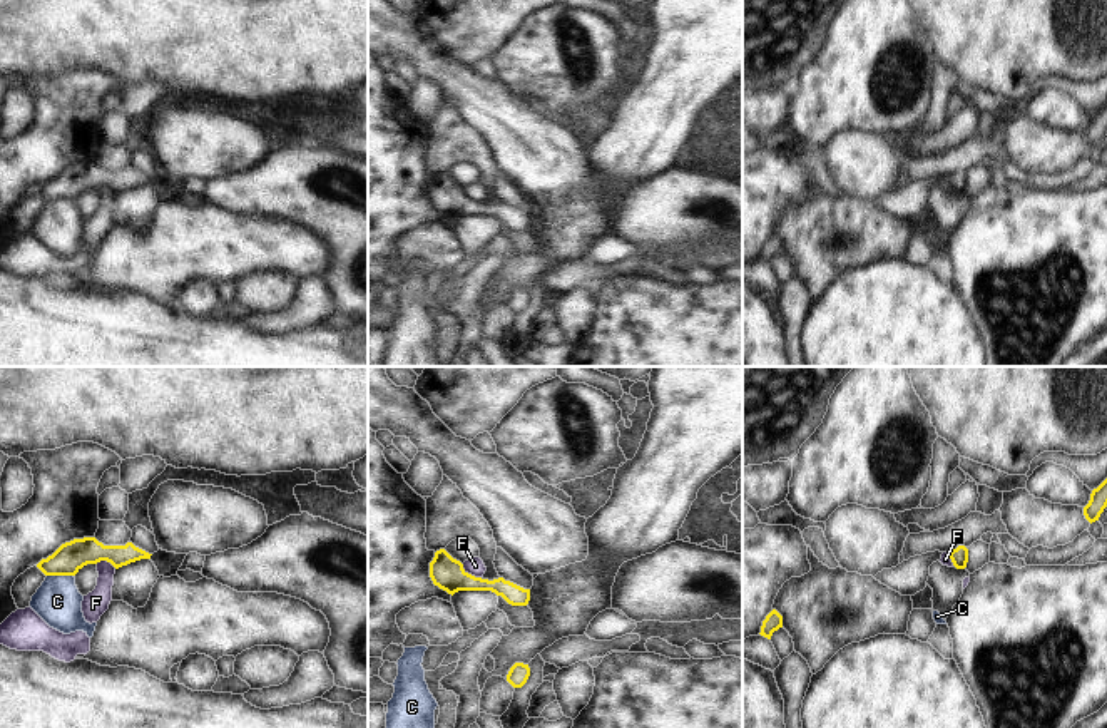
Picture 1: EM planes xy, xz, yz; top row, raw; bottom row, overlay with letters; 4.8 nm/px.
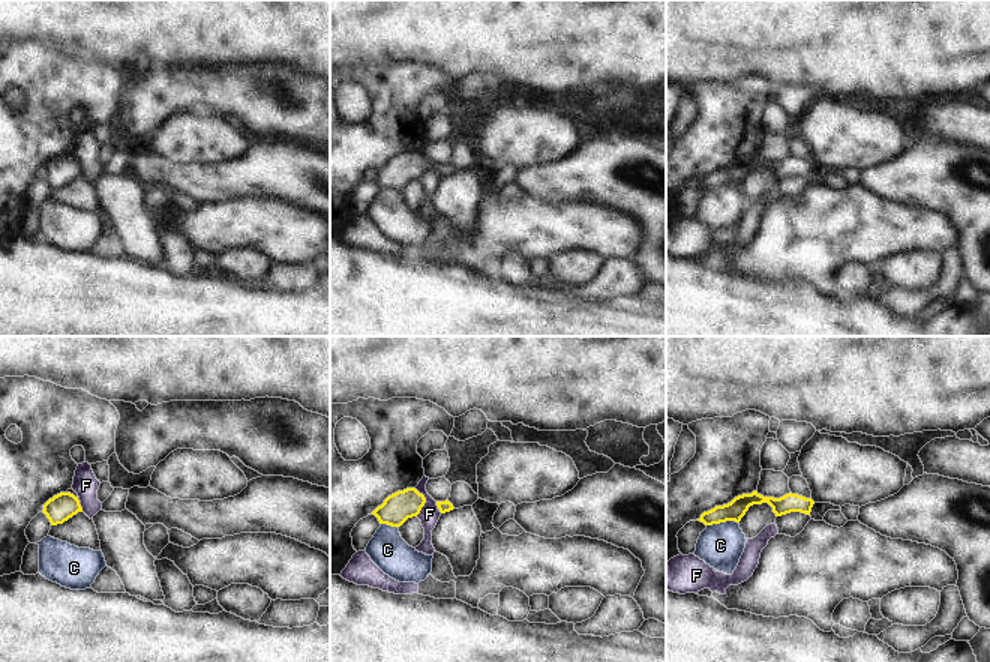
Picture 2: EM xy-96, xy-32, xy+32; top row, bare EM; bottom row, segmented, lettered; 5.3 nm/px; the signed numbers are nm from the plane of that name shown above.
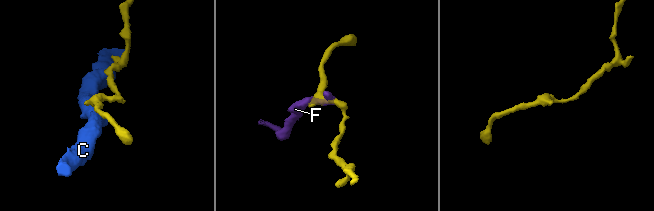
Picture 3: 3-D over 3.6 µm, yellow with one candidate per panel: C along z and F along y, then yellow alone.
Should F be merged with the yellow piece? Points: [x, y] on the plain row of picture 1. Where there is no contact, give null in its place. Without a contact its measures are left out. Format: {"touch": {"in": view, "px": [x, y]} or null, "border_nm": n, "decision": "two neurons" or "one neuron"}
{"touch": {"in": "xz", "px": [470, 199]}, "border_nm": 120, "decision": "two neurons"}

